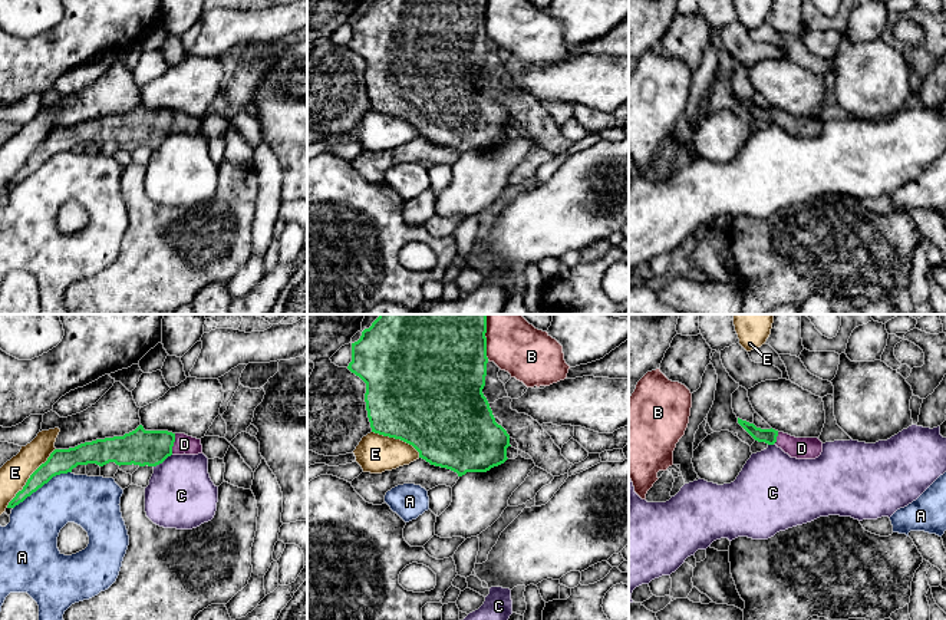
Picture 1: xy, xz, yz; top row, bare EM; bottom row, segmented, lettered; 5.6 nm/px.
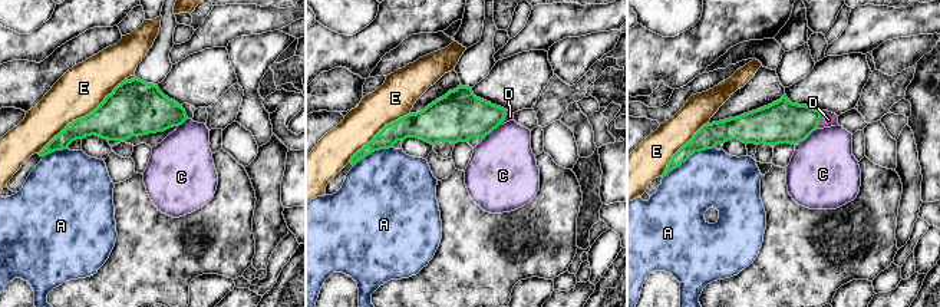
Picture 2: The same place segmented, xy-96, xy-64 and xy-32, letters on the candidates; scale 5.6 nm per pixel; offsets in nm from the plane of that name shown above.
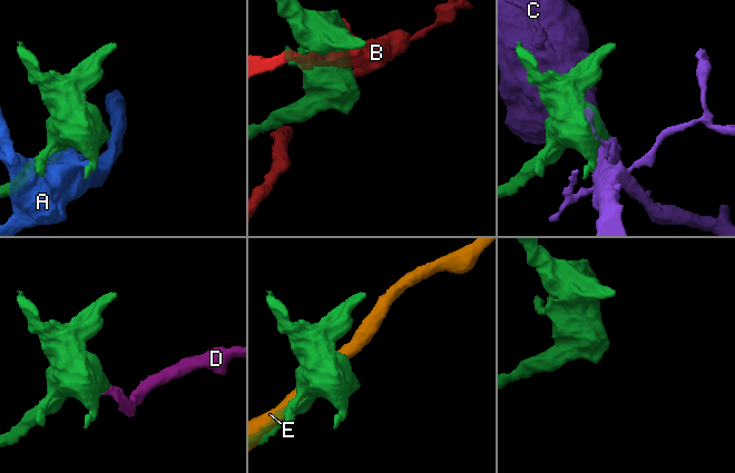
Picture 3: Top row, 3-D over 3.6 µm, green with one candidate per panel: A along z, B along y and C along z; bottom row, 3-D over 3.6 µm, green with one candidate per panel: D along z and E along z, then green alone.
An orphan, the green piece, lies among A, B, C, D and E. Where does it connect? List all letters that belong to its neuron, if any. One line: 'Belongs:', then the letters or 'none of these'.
Belongs: D

